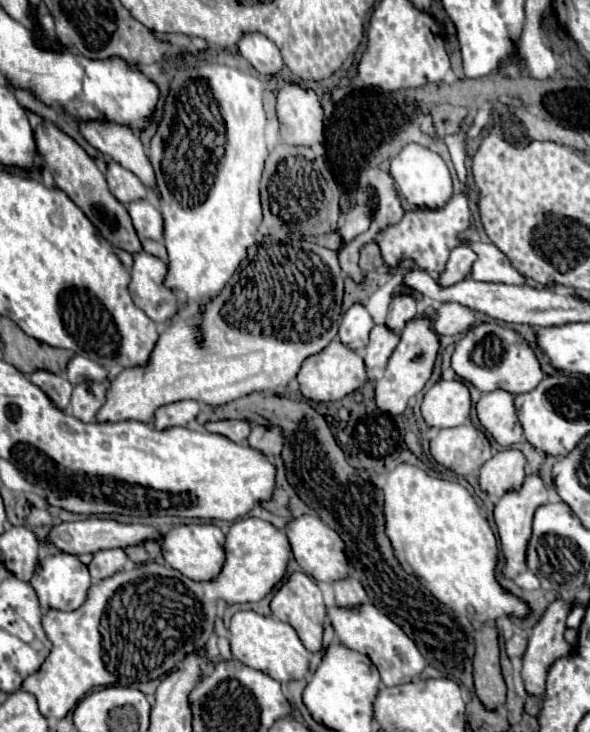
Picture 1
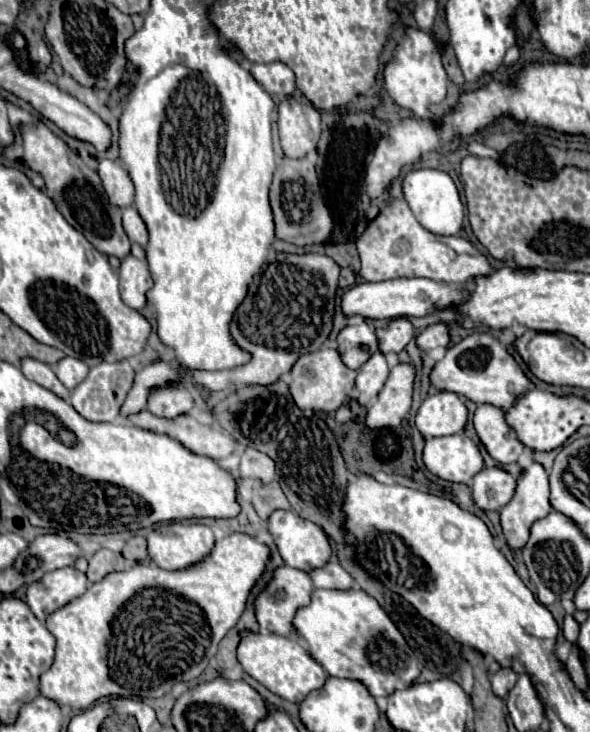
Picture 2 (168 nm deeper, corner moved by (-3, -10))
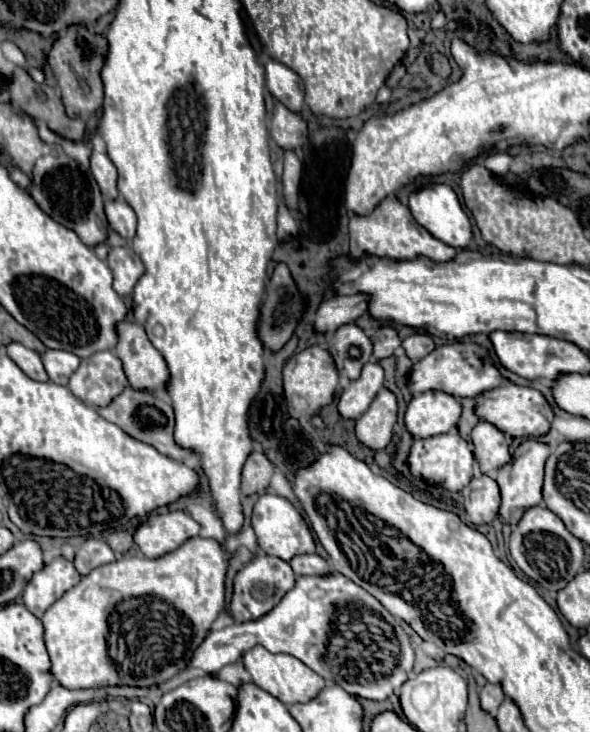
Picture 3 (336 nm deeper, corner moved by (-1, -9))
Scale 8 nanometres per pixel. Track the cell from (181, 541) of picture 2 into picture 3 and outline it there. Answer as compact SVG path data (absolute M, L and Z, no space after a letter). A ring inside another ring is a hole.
M174 511L148 517L146 523L136 529L134 541L148 559L158 559L178 549L188 539L198 537L198 533L200 525L188 513Z

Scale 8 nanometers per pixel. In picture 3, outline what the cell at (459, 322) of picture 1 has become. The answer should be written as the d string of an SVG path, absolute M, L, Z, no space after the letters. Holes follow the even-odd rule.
M414 333L406 341L402 341L402 347L406 349L406 355L412 361L418 361L418 359L426 357L428 353L432 353L436 345L434 345L430 335L426 335L426 333Z

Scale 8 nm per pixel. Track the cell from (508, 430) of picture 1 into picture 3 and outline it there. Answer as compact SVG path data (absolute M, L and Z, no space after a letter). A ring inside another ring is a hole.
M480 421L472 429L472 443L482 473L494 475L502 465L512 461L504 433L496 425L490 425L488 421Z

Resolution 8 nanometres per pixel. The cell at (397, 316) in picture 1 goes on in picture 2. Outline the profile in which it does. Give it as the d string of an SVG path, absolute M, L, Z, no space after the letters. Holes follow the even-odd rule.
M396 318L386 328L376 330L376 334L378 334L378 348L382 354L390 352L398 354L412 340L412 324L406 318Z

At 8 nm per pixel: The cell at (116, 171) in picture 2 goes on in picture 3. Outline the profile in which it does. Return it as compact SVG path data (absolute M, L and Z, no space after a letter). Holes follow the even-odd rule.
M94 151L90 157L90 169L92 169L94 179L100 185L102 197L104 199L118 199L118 187L116 187L118 171L114 169L114 163L110 161L110 157Z

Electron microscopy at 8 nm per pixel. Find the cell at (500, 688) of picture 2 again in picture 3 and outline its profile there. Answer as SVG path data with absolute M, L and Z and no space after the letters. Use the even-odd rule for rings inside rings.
M486 683L480 691L480 703L482 703L482 709L490 711L490 713L496 713L496 709L500 707L500 703L506 699L506 695L502 693L502 687L500 685L492 685L492 683Z

